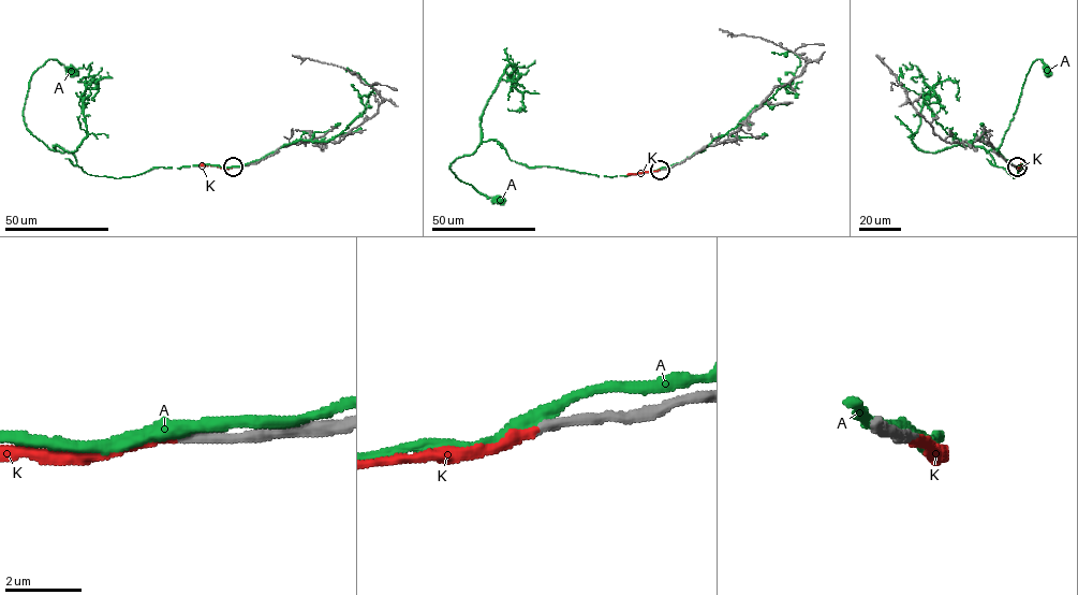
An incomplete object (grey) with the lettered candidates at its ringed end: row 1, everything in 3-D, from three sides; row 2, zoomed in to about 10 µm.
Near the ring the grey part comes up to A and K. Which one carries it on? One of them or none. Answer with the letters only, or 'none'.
K

